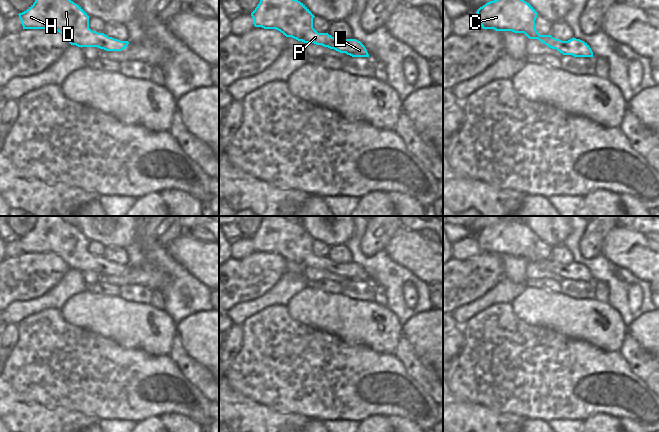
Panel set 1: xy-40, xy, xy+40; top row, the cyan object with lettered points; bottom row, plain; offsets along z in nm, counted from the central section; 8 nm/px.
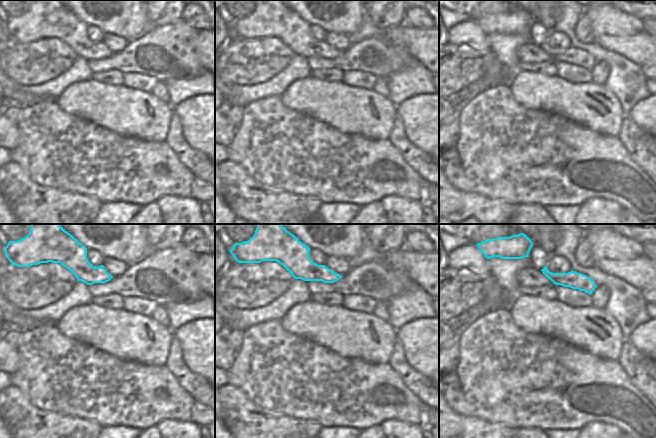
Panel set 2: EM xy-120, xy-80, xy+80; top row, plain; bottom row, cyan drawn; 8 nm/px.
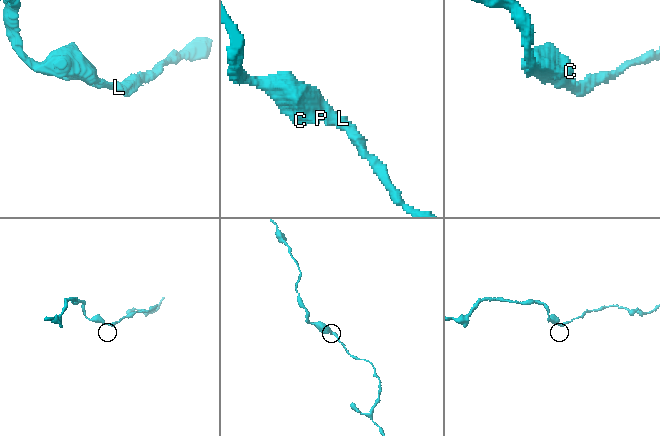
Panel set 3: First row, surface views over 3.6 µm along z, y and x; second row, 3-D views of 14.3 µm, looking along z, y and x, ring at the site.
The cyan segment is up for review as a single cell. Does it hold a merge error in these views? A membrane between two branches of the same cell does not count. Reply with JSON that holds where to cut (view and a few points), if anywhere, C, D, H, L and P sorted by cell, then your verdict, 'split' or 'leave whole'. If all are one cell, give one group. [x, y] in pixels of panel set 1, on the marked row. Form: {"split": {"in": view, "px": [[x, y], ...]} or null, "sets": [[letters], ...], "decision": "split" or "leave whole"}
{"split": null, "sets": [["C", "D", "H", "L", "P"]], "decision": "leave whole"}

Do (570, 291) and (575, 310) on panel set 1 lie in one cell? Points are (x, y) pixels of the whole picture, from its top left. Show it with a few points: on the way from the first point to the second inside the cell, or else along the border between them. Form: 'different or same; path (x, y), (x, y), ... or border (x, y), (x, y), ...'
different; border (561, 292), (574, 298), (594, 299)

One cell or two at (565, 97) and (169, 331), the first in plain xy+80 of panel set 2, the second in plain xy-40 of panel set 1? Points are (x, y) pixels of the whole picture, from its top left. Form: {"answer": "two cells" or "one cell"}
{"answer": "one cell"}

